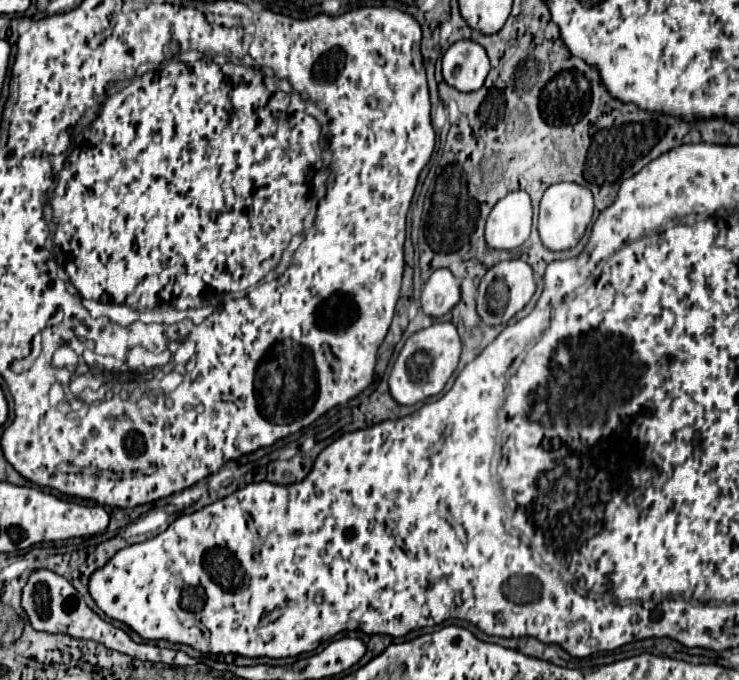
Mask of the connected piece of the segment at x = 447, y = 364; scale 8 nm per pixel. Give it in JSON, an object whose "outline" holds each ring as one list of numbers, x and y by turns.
{"outline":[[437,322,425,330,415,332,399,352,397,362,389,374,389,392,397,404,413,406,429,396,439,394,459,364,461,340,451,322]]}

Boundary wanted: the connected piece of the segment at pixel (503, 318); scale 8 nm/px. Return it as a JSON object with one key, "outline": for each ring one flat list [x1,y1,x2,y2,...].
{"outline":[[511,260,511,262,501,262,487,270,483,276,479,290,477,290,477,314,487,326,501,326,507,324,523,306,531,300,535,294,535,280,533,280,533,270,527,262,523,260]]}

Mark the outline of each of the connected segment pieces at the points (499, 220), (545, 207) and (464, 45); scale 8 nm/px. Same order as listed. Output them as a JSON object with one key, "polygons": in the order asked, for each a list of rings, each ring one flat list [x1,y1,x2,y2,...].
{"polygons":[[[517,190,501,198,487,218,485,242,491,250,515,250,531,232,531,198]],[[569,182,549,186,541,198,539,208,539,238,543,246,551,252,561,252,577,246,577,242,583,238,591,222,591,216,593,216,593,196,589,188]],[[471,40,455,42,443,56,443,80,459,92,475,92,489,74,485,48]]]}

